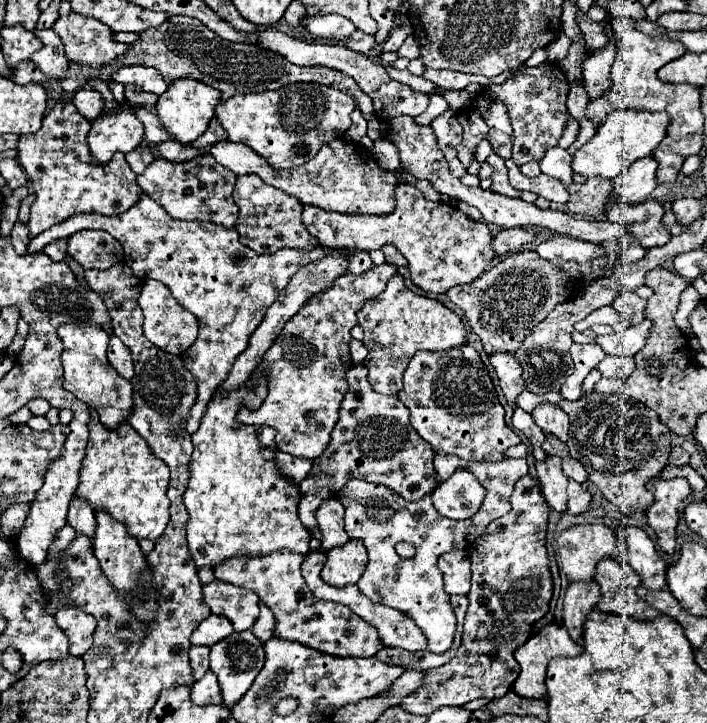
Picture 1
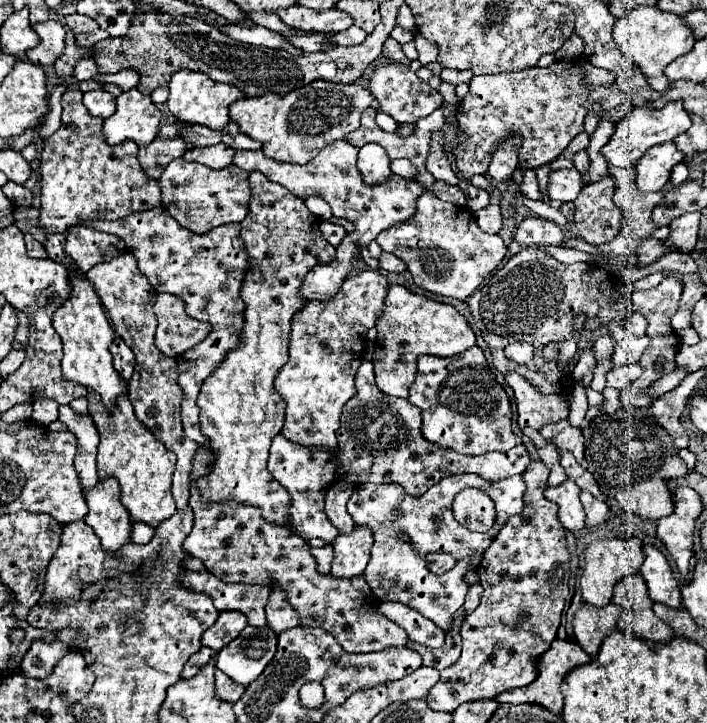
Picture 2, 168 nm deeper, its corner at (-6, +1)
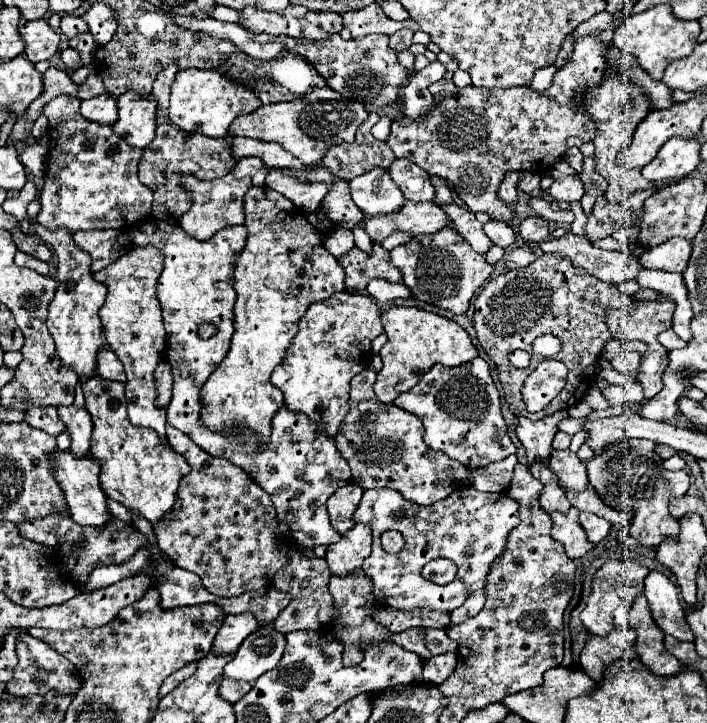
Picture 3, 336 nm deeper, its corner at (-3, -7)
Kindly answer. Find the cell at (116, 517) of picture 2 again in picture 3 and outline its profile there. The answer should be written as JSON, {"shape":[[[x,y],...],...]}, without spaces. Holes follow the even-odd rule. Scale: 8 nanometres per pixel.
{"shape":[[[57,451],[55,455],[51,455],[51,461],[53,461],[53,469],[57,473],[55,475],[57,483],[63,487],[67,505],[71,509],[71,519],[83,527],[87,527],[87,525],[105,527],[111,521],[111,511],[107,507],[107,495],[103,493],[101,483],[99,483],[99,473],[101,473],[99,463],[89,457],[77,459],[69,451]]]}

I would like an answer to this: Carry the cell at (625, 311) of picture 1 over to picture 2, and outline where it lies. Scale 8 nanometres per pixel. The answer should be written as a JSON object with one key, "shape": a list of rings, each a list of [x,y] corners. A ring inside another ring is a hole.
{"shape":[[[636,313],[630,315],[630,321],[626,323],[626,329],[632,335],[646,335],[646,321],[642,321],[642,317],[638,317]]]}

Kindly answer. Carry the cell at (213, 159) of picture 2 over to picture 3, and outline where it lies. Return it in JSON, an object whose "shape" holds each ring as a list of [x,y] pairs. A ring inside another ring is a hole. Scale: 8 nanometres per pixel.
{"shape":[[[241,157],[241,159],[237,159],[235,167],[229,173],[235,175],[237,179],[241,179],[241,177],[253,177],[261,167],[263,167],[261,159],[257,159],[257,157]]]}

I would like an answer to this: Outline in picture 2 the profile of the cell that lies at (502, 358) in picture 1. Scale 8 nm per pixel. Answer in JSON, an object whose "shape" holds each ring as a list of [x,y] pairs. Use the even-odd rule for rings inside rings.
{"shape":[[[508,373],[506,383],[514,389],[520,429],[534,427],[540,431],[544,425],[568,417],[568,403],[562,395],[540,395],[538,389],[526,383],[518,373]]]}

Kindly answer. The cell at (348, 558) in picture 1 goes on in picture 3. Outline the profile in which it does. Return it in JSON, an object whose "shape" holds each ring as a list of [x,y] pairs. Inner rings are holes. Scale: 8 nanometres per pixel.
{"shape":[[[355,525],[337,543],[327,547],[325,561],[333,575],[347,577],[361,569],[363,561],[371,555],[371,527]]]}

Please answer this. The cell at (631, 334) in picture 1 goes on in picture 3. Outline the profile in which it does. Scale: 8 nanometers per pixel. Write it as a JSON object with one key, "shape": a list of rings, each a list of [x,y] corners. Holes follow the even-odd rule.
{"shape":[[[621,351],[611,363],[613,367],[623,373],[623,375],[629,375],[629,377],[635,377],[637,375],[637,369],[639,369],[639,361],[641,361],[641,355],[635,353],[635,351]]]}

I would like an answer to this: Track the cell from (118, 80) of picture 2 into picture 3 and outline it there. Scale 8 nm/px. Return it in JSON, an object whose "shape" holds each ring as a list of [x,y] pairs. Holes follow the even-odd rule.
{"shape":[[[91,73],[79,87],[79,99],[91,99],[103,93],[107,93],[107,89],[103,87],[103,81],[99,79],[97,73]]]}

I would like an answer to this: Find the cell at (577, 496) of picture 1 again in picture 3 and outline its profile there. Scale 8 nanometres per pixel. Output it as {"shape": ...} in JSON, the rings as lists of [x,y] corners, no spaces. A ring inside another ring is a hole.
{"shape":[[[581,513],[581,515],[579,515],[579,523],[583,525],[583,529],[585,529],[585,533],[587,533],[587,539],[589,539],[591,543],[597,543],[597,541],[601,541],[603,537],[607,537],[609,527],[611,527],[611,523],[607,523],[605,519],[601,519],[601,517],[597,517],[597,515],[591,515],[591,513]]]}

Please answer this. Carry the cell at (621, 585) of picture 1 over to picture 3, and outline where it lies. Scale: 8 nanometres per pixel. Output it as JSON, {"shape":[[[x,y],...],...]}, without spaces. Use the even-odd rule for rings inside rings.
{"shape":[[[637,595],[633,607],[629,611],[629,623],[637,631],[635,649],[639,659],[655,673],[655,675],[675,675],[681,669],[679,659],[671,655],[663,645],[663,631],[651,619],[651,611],[645,595]]]}

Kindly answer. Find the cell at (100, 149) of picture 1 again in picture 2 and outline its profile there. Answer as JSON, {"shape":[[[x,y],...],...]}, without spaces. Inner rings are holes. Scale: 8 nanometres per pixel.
{"shape":[[[132,89],[128,93],[120,93],[116,99],[118,109],[104,121],[104,133],[110,145],[118,145],[126,139],[136,141],[140,147],[146,147],[160,125],[160,109],[150,101],[148,95]]]}

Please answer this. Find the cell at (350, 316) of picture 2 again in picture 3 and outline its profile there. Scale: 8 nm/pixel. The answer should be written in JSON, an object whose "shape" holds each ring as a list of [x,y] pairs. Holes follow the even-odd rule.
{"shape":[[[339,291],[327,301],[313,303],[299,321],[299,331],[293,339],[293,345],[289,347],[285,355],[285,361],[271,375],[271,383],[281,389],[287,409],[295,413],[305,413],[311,421],[321,423],[325,435],[331,439],[339,431],[339,423],[349,411],[349,381],[353,375],[369,367],[371,339],[383,333],[379,317],[381,317],[381,309],[377,307],[377,303],[369,295],[363,295],[363,293]]]}

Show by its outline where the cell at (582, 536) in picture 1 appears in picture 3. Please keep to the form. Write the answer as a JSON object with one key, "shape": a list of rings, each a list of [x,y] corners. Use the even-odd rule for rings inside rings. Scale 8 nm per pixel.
{"shape":[[[607,561],[603,563],[601,569],[597,569],[595,577],[593,577],[593,585],[591,585],[591,593],[589,593],[589,601],[585,605],[585,609],[581,611],[581,621],[587,627],[589,633],[593,635],[607,635],[613,627],[613,613],[615,609],[627,601],[633,603],[633,599],[643,593],[643,579],[647,577],[649,569],[643,567],[637,561]]]}

